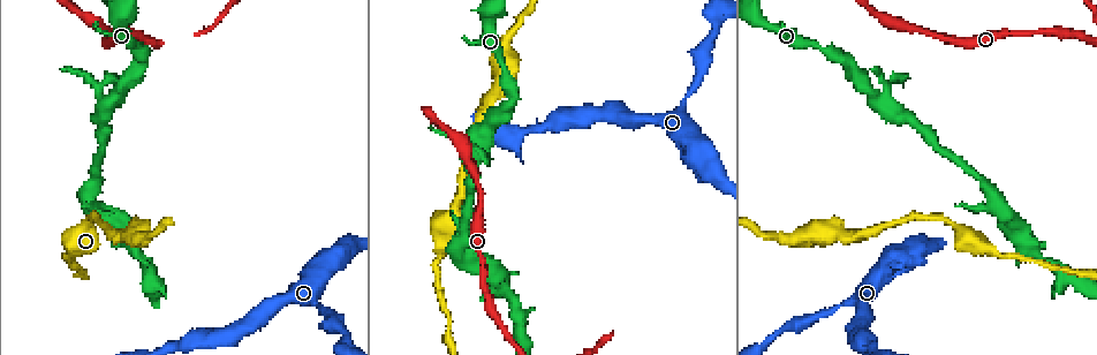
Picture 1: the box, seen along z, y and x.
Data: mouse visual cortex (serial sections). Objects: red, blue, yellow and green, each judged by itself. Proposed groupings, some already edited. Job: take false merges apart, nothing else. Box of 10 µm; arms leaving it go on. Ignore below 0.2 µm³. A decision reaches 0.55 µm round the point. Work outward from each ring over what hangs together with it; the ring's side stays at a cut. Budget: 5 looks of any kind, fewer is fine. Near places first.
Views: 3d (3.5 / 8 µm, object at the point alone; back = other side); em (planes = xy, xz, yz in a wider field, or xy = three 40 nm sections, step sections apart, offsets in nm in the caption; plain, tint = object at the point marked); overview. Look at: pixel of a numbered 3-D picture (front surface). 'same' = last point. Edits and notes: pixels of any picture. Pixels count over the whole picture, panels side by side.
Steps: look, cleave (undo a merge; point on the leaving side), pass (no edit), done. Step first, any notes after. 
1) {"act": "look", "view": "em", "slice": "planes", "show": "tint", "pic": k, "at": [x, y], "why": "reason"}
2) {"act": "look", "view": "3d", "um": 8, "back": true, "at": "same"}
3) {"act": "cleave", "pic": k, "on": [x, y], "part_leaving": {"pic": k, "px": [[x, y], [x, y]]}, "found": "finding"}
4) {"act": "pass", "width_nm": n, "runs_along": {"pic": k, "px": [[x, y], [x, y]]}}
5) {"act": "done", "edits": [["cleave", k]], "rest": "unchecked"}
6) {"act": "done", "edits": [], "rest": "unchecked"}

{"act": "look", "view": "3d", "um": 3.5, "pic": 1, "at": [503, 282], "why": "calibre changes"}

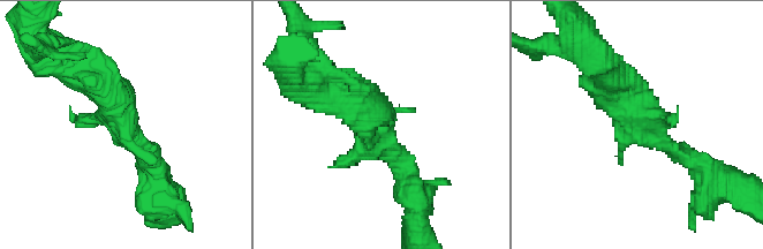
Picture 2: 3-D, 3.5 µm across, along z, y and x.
{"act": "look", "view": "em", "slice": "xy", "step": 2, "show": "tint", "pic": 2, "at": [642, 125]}

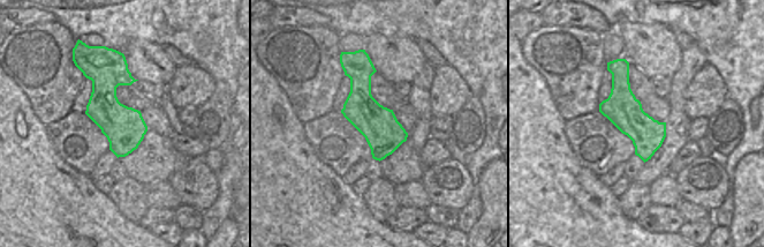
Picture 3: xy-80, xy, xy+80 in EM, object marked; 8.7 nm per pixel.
{"act": "pass", "width_nm": 340, "runs_along": {"pic": 3, "px": [[626, 67], [645, 157]]}, "found": "all the same cell"}

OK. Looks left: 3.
{"act": "look", "view": "3d", "um": 3.5, "pic": 1, "at": [440, 262], "why": "calibre changes"}

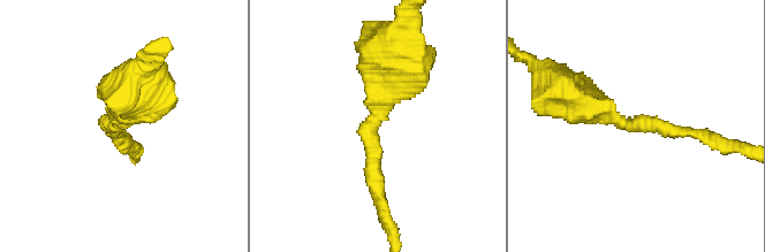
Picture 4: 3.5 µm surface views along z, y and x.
{"act": "look", "view": "em", "slice": "xy", "step": 5, "show": "tint", "pic": 4, "at": [374, 124], "arm_widths_nm": [200, 500]}

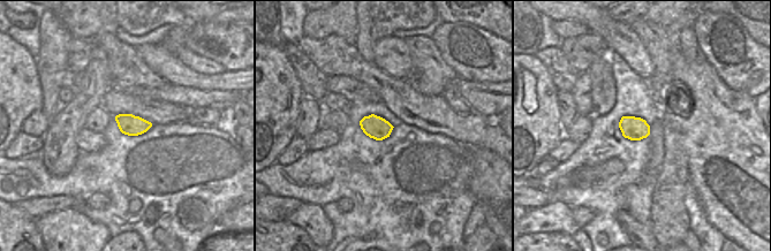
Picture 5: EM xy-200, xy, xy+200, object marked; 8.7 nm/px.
{"act": "pass", "runs_along": {"pic": 4, "px": [[570, 94], [623, 123], [704, 137]]}, "found": "all the same cell"}

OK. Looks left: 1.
{"act": "done", "edits": [], "rest": "unchecked"}

